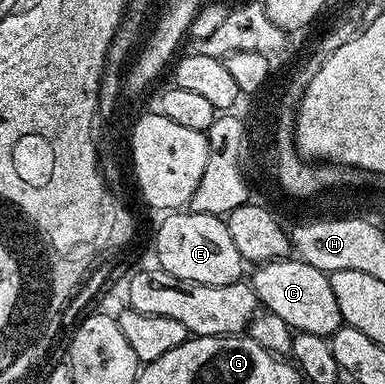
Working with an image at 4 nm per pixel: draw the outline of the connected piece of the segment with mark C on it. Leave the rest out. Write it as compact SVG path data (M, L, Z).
M294 256L256 265L254 270L255 275L249 278L249 284L255 289L262 309L281 316L281 320L285 320L292 331L309 332L327 338L344 325L341 308L337 308L337 296L333 296L331 279L324 271Z

